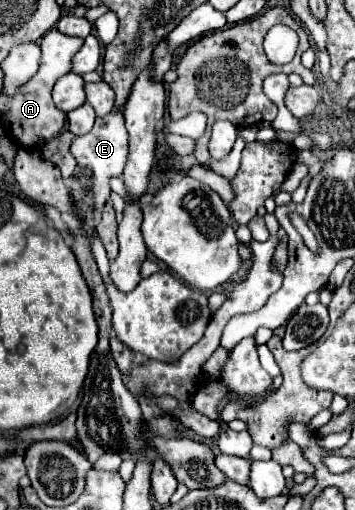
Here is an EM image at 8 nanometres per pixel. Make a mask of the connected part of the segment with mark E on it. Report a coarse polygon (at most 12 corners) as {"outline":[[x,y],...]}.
{"outline":[[123,114],[99,118],[77,136],[71,152],[91,168],[95,222],[109,198],[109,178],[121,176],[129,134]]}

